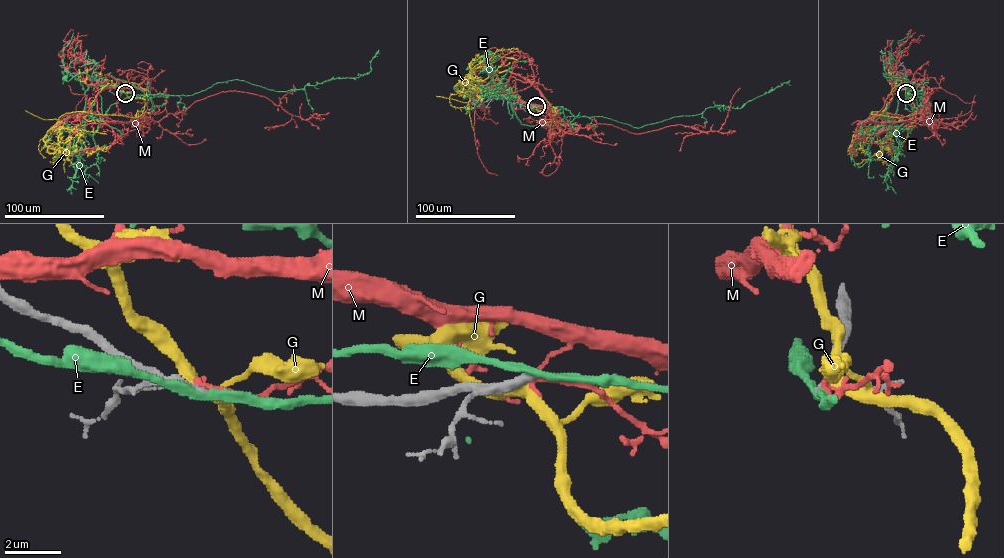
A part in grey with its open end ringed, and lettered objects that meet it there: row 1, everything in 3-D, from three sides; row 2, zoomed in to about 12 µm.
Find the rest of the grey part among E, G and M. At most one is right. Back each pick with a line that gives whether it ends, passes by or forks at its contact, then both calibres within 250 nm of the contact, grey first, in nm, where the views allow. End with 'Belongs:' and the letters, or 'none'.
Belongs: none

